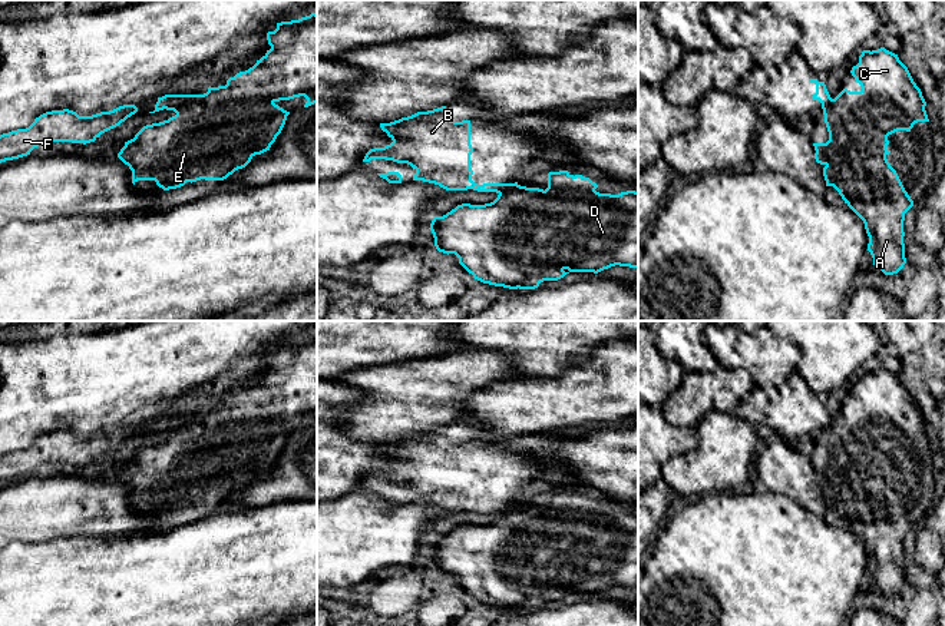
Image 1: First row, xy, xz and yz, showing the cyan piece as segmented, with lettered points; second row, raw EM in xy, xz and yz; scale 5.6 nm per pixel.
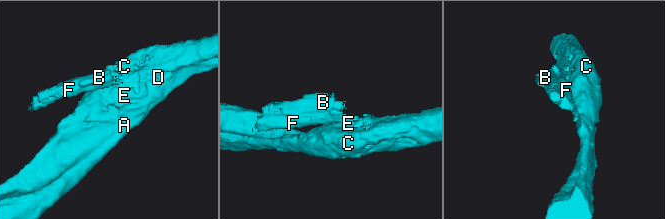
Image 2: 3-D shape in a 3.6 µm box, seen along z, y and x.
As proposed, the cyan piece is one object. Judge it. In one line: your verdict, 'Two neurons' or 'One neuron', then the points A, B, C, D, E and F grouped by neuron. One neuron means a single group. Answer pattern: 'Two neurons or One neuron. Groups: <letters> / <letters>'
Two neurons. Groups: A C D E / B F

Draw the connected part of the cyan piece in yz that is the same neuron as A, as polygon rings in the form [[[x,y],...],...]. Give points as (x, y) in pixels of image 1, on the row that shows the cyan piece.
[[[885,47],[863,50],[859,63],[852,67],[850,73],[862,90],[843,89],[832,99],[823,113],[829,140],[813,143],[815,159],[825,166],[826,186],[833,186],[845,203],[863,221],[873,265],[885,275],[893,275],[906,264],[903,221],[913,201],[886,159],[891,153],[886,149],[888,136],[898,130],[911,132],[918,122],[929,122],[925,110],[926,102],[908,67],[898,54]]]

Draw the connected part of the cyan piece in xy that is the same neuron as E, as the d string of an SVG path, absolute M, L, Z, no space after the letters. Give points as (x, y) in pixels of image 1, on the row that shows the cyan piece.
M317 14L277 23L267 40L271 49L252 67L229 77L225 86L209 86L206 93L185 102L175 116L143 126L125 142L118 158L132 170L133 185L155 180L169 191L201 179L224 180L255 155L270 150L290 115L277 105L280 100L304 96L304 107L317 103Z

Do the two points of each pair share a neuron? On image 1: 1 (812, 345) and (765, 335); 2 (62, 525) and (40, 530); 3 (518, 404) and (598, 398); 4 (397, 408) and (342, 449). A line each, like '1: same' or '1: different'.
1: different
2: same
3: same
4: different

